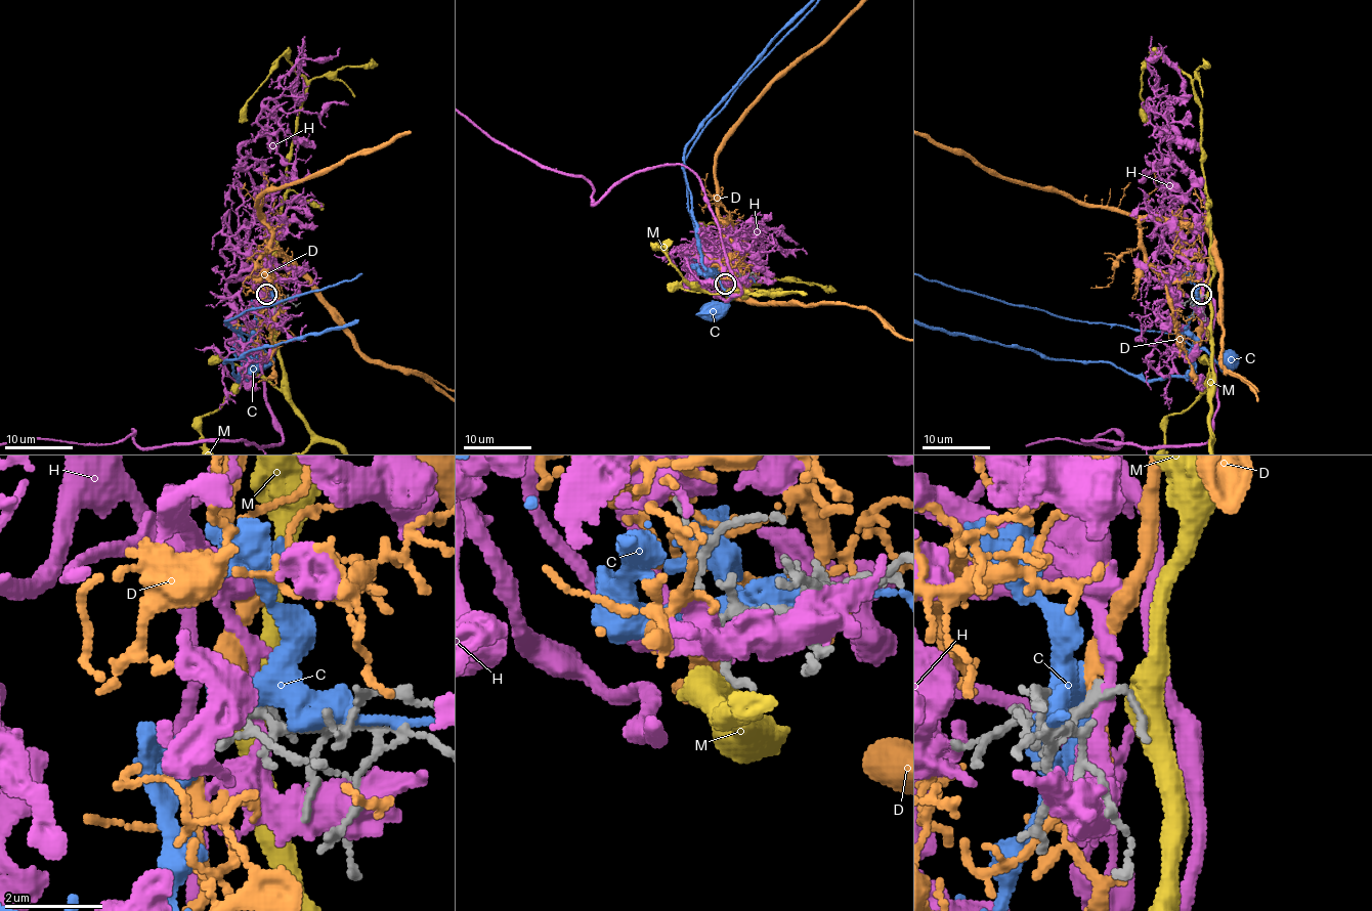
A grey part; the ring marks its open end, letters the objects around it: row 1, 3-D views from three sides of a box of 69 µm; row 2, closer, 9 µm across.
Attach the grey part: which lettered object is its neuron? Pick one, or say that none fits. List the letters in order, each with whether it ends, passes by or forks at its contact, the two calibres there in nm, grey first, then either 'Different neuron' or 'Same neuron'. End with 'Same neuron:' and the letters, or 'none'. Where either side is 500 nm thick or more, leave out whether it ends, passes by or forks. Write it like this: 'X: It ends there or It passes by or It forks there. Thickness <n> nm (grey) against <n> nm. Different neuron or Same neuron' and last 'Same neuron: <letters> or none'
C: Thickness 200 nm (grey) against 550 nm. Different neuron
D: It passes by. Thickness 190 nm (grey) against 340 nm. Same neuron
H: It passes by. Thickness 190 nm (grey) against 240 nm. Different neuron
M: Thickness 220 nm (grey) against 550 nm. Different neuron
Same neuron: D

